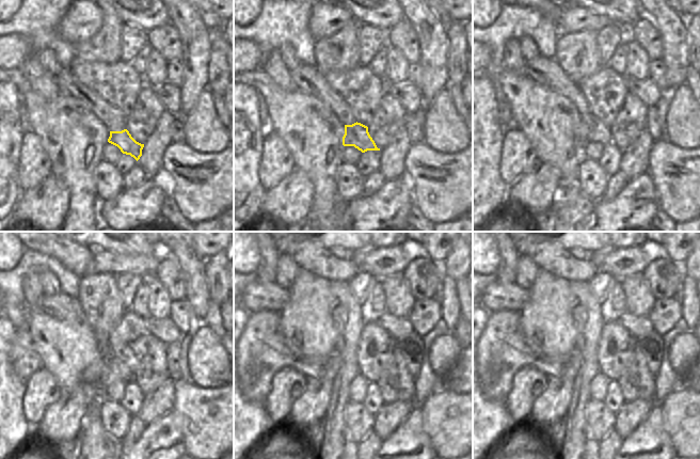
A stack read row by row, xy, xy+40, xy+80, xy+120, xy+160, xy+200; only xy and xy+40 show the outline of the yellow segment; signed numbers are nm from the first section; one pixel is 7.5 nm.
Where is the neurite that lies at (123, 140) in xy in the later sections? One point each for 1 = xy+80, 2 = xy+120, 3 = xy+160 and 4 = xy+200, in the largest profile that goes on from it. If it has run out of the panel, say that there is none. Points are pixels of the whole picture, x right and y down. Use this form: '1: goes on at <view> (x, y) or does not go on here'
1: goes on at xy+80 (592, 130)
2: goes on at xy+120 (109, 369)
3: goes on at xy+160 (261, 352)
4: goes on at xy+200 (502, 349)

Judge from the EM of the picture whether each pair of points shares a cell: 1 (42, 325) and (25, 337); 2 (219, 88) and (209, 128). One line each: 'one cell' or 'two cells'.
1: two cells
2: two cells

